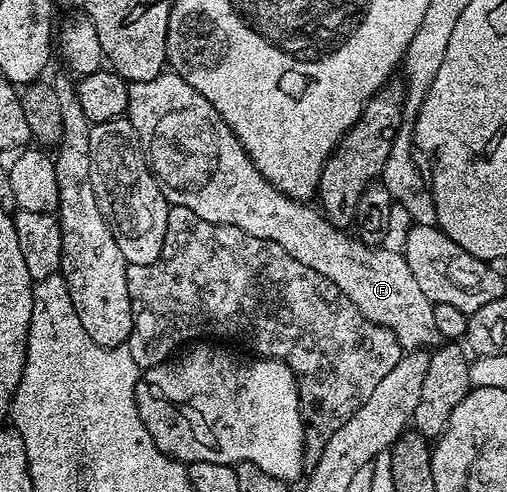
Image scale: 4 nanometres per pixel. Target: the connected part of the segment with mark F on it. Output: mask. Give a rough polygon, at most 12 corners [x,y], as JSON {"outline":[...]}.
{"outline":[[180,74],[125,116],[171,205],[280,243],[403,350],[443,344],[397,248],[260,175]]}

